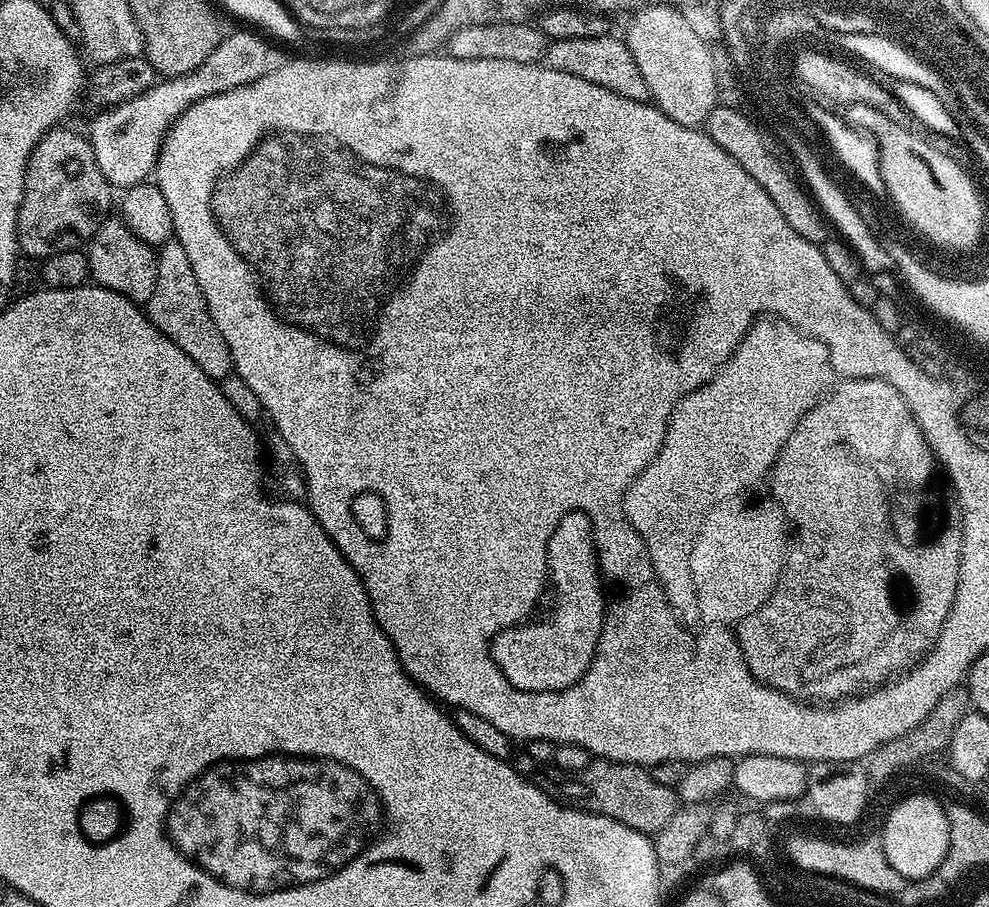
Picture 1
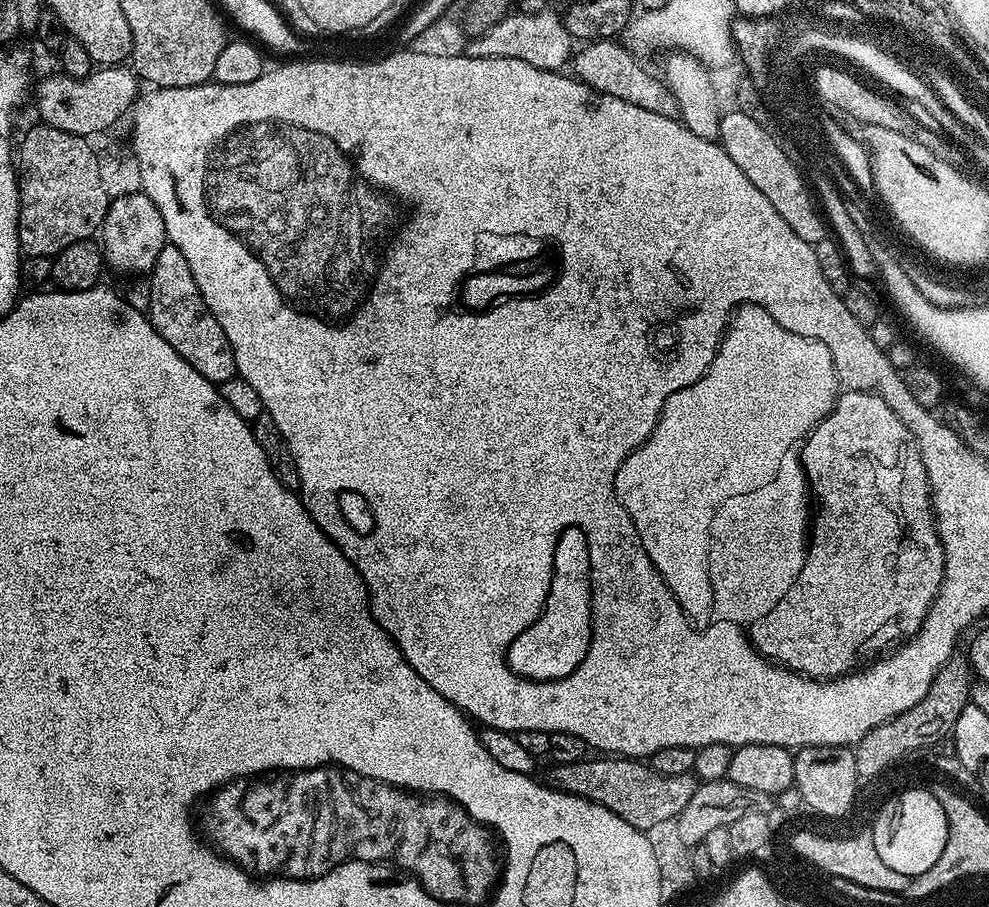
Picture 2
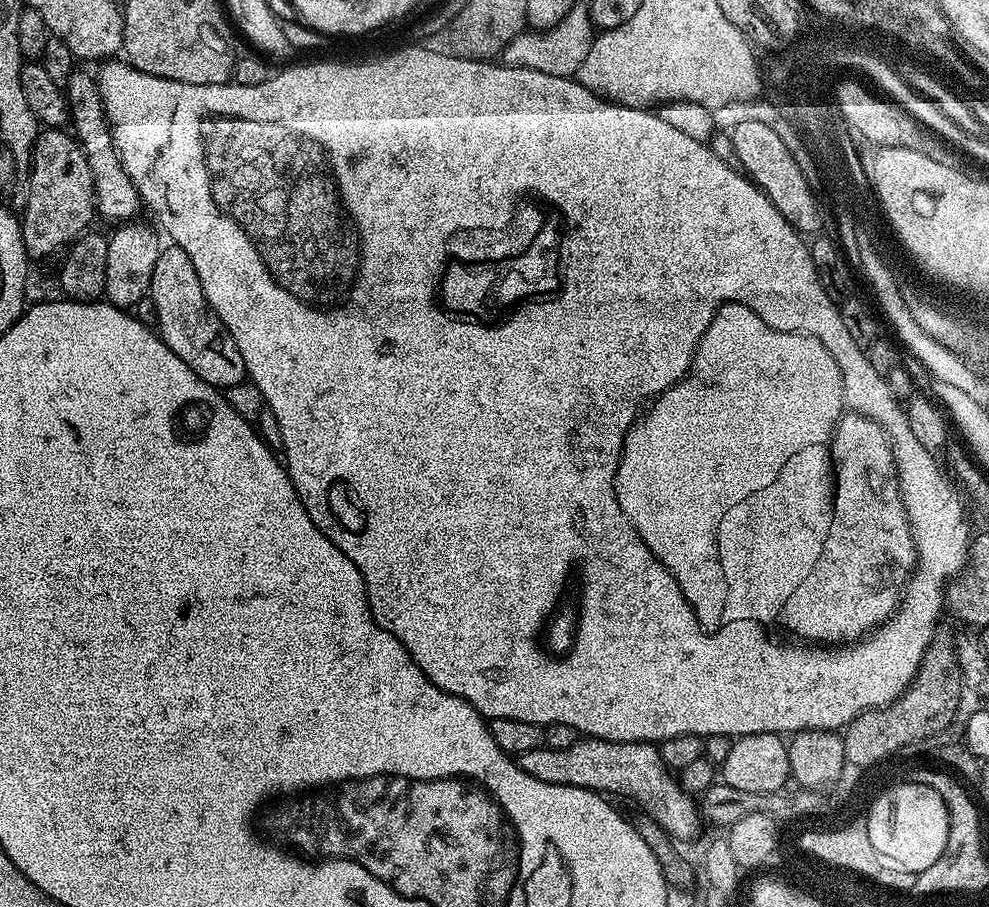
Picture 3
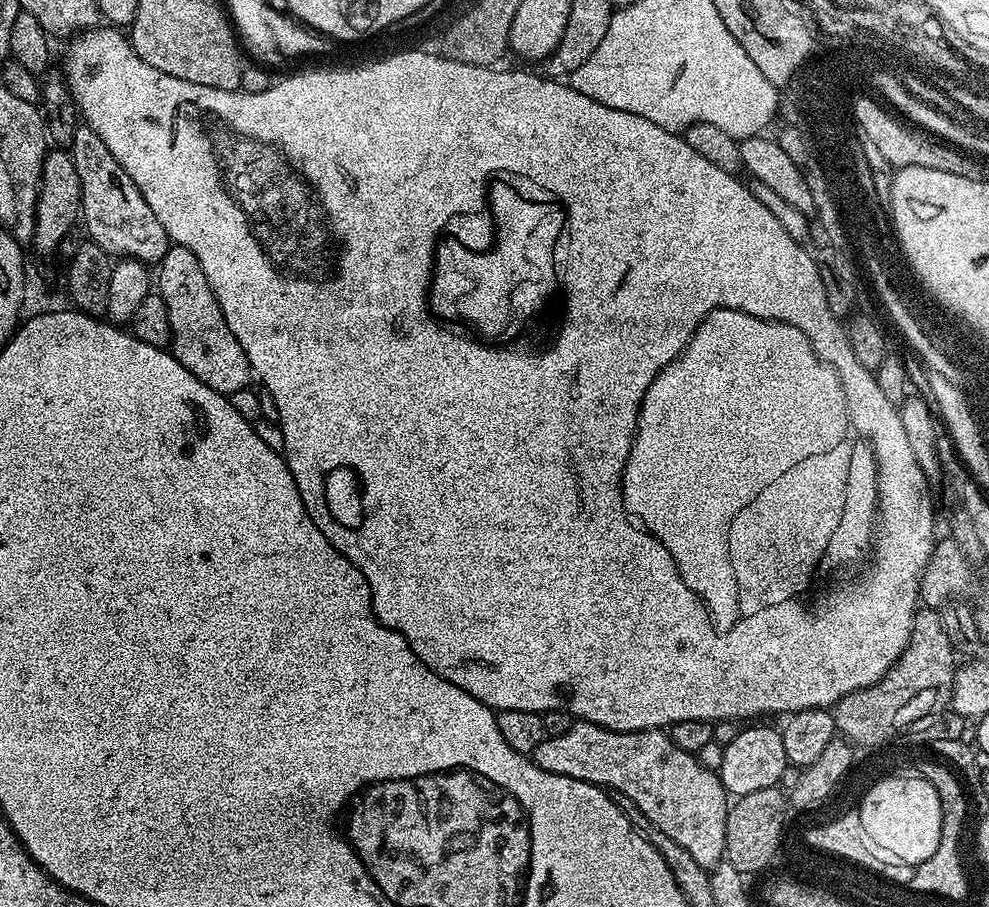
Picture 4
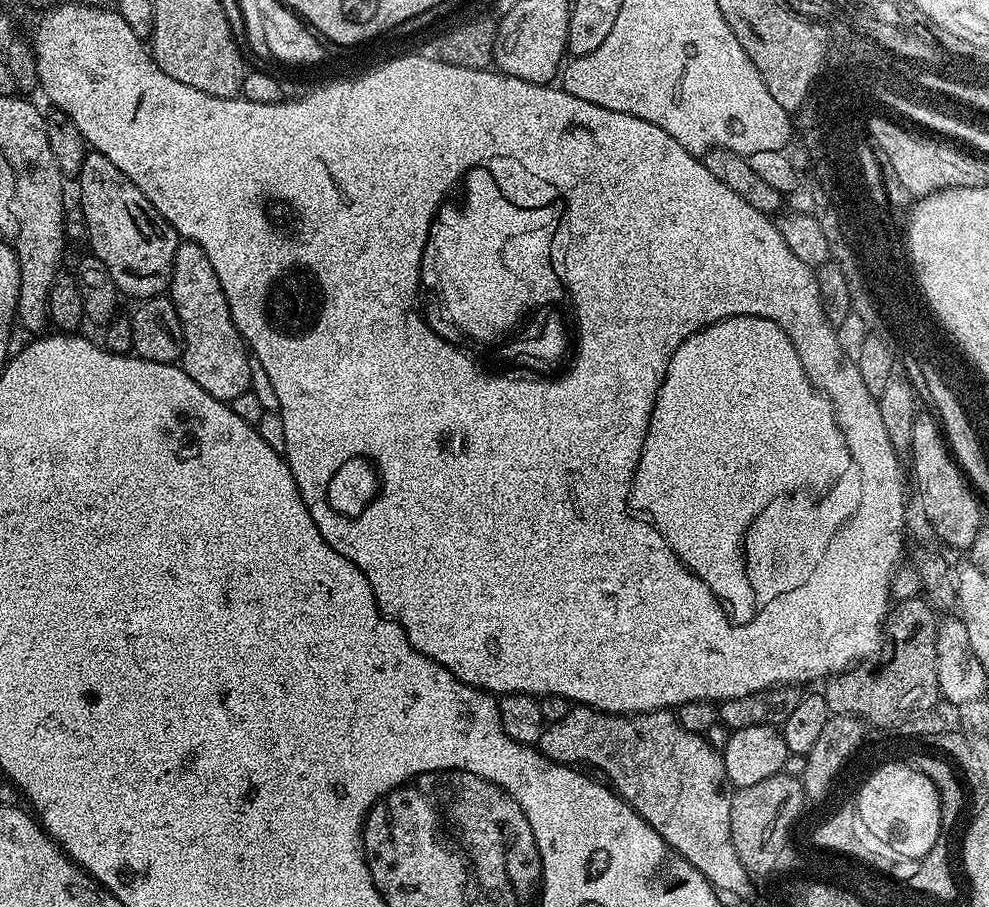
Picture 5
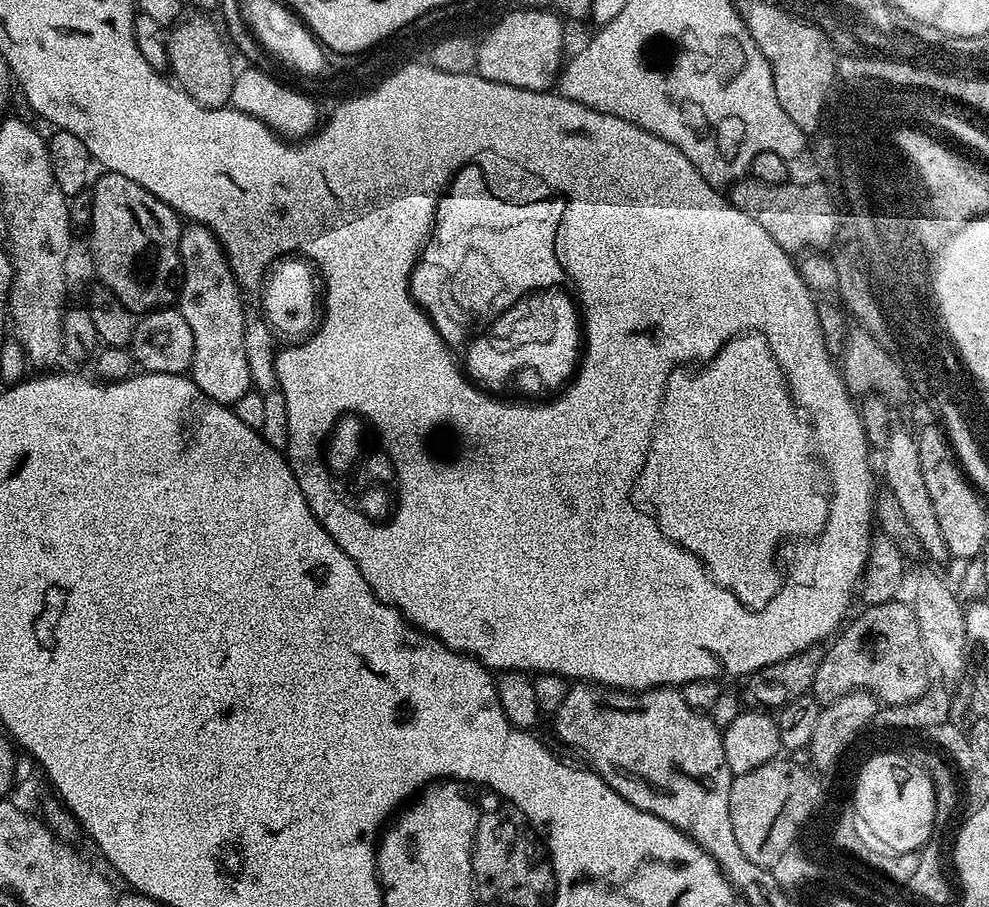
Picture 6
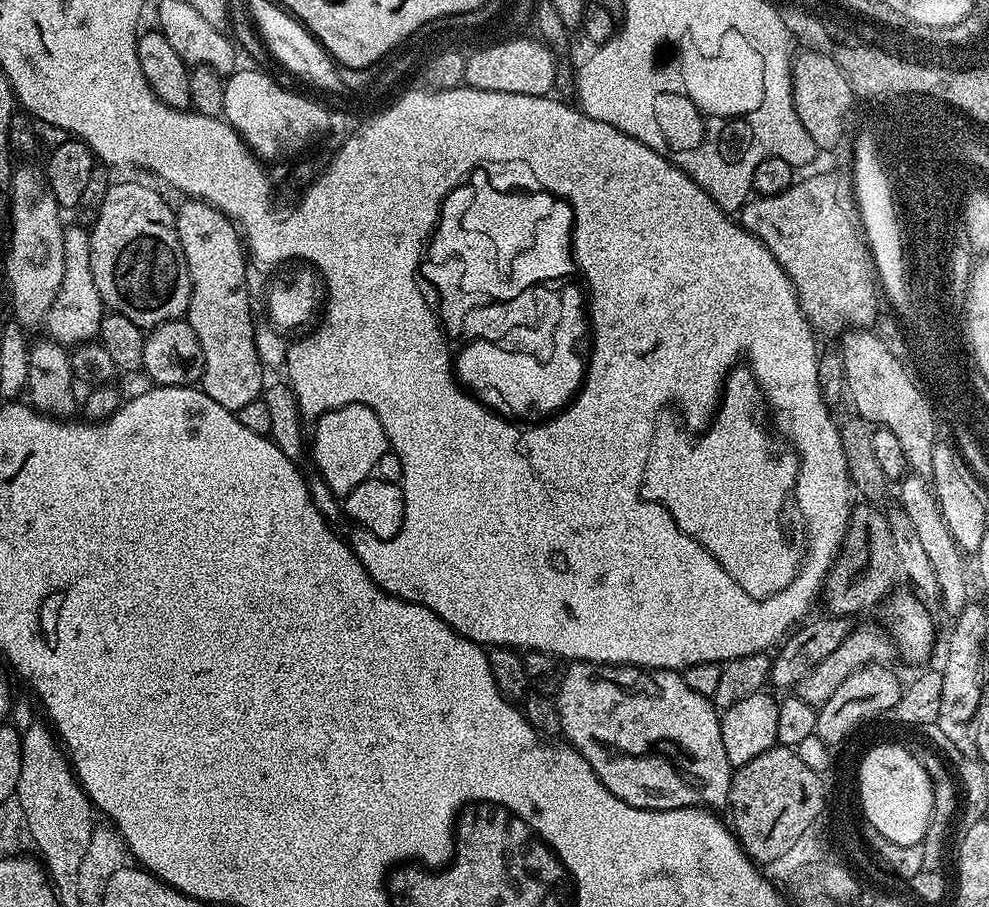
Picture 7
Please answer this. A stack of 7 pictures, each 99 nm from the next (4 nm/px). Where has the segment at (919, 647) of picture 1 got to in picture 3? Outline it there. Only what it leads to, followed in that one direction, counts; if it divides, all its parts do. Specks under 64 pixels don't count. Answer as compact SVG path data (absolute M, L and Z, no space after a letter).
M853 411L841 415L832 434L830 459L834 473L830 534L818 562L814 562L814 570L810 570L806 582L786 598L786 606L782 606L778 620L792 635L789 637L797 641L818 646L843 646L863 640L900 607L916 566L916 543L900 496L900 477L892 447L886 433L875 422Z

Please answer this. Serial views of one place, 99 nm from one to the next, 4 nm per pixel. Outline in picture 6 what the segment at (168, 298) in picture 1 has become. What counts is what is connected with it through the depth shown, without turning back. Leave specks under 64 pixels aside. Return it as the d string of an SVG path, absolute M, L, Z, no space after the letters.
M189 223L180 234L182 283L178 307L194 333L194 362L190 379L214 402L232 405L252 387L246 360L244 323L246 307L240 297L241 281L230 270L228 255L206 226Z

